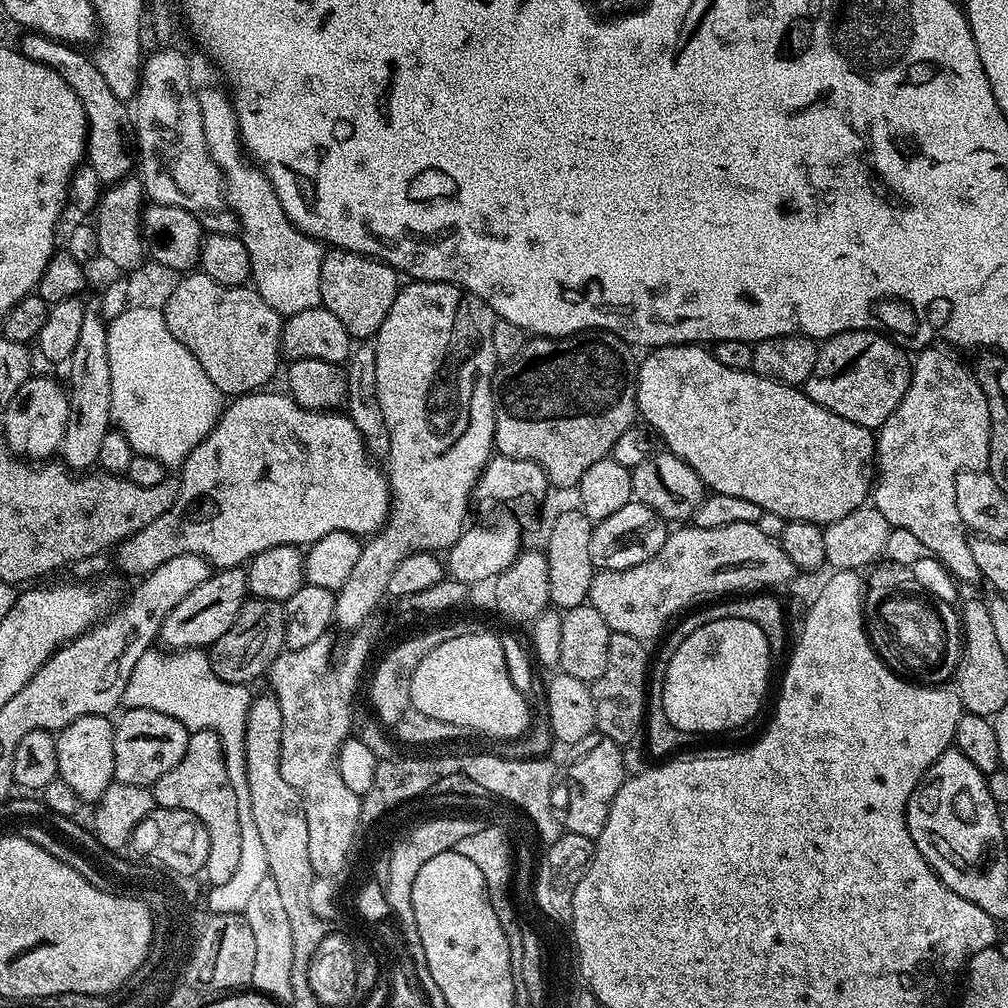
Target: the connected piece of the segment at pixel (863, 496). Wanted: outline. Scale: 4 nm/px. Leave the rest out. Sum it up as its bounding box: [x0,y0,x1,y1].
[636,344,876,526]

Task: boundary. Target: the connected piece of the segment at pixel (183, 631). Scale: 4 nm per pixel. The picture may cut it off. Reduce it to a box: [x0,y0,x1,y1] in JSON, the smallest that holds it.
[159,567,249,649]

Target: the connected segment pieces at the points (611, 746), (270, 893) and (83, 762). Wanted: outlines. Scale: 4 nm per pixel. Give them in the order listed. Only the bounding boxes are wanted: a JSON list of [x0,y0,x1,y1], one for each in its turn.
[[562,735,626,838],[244,879,294,1002],[56,716,114,802]]

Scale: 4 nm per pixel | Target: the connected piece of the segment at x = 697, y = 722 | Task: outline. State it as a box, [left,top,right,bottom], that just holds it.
[664,618,770,734]

